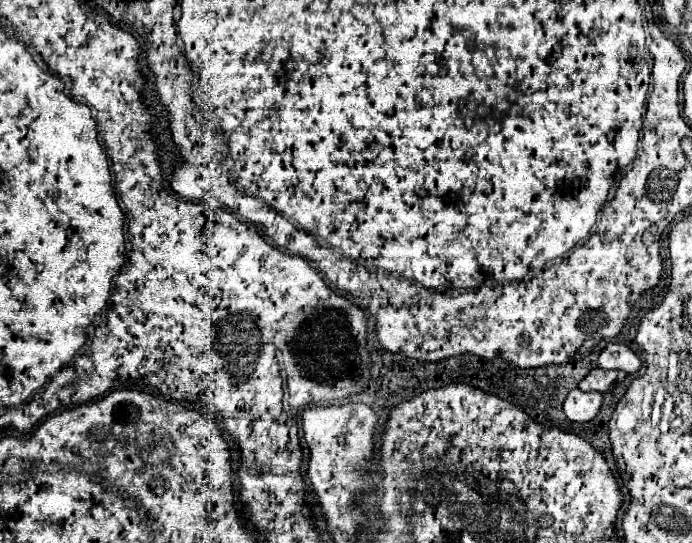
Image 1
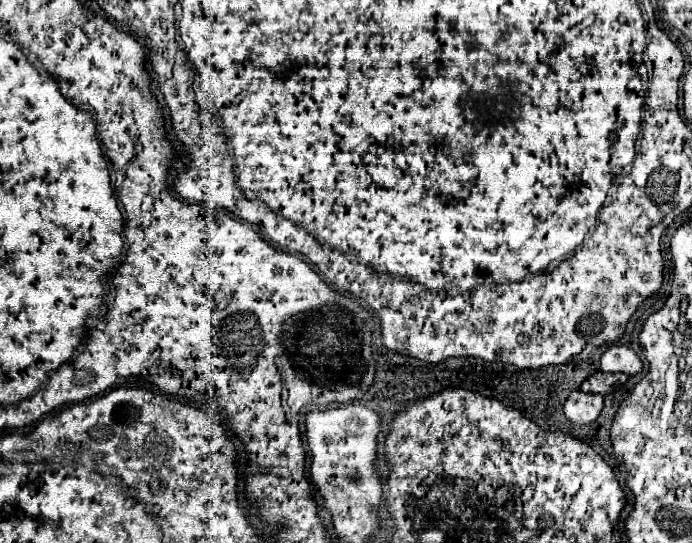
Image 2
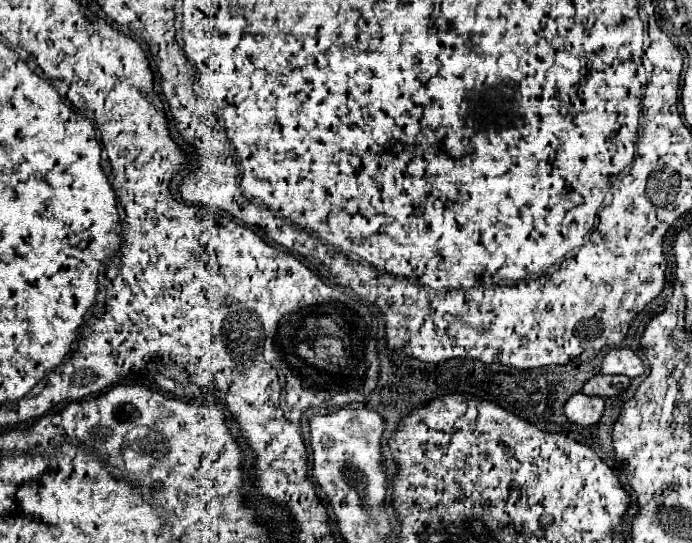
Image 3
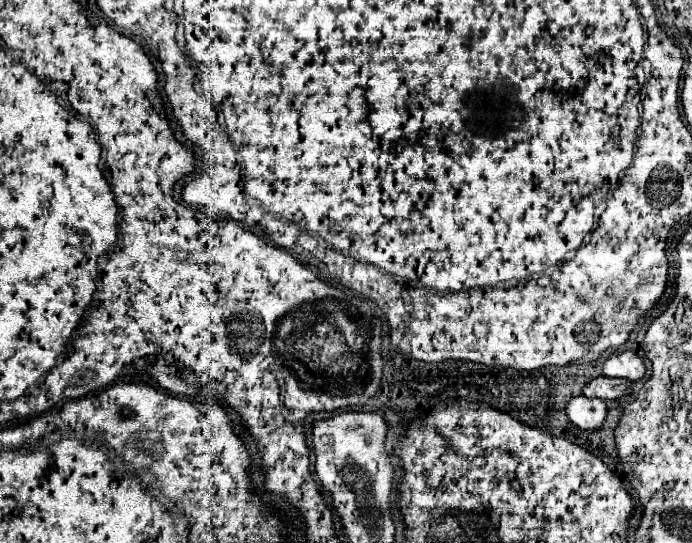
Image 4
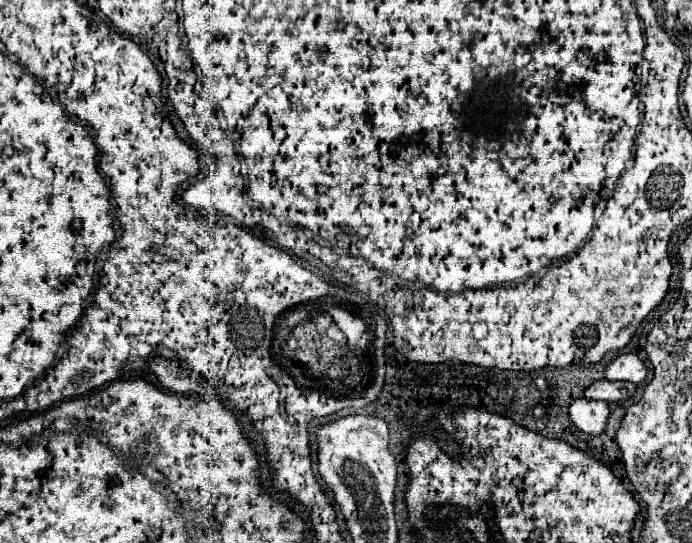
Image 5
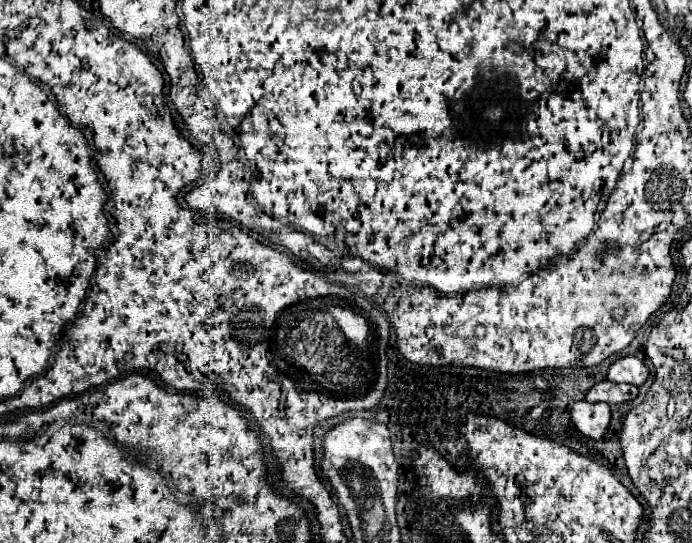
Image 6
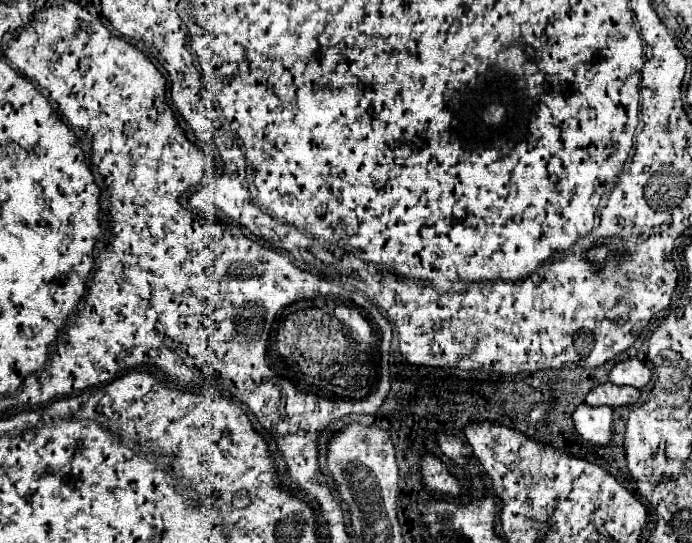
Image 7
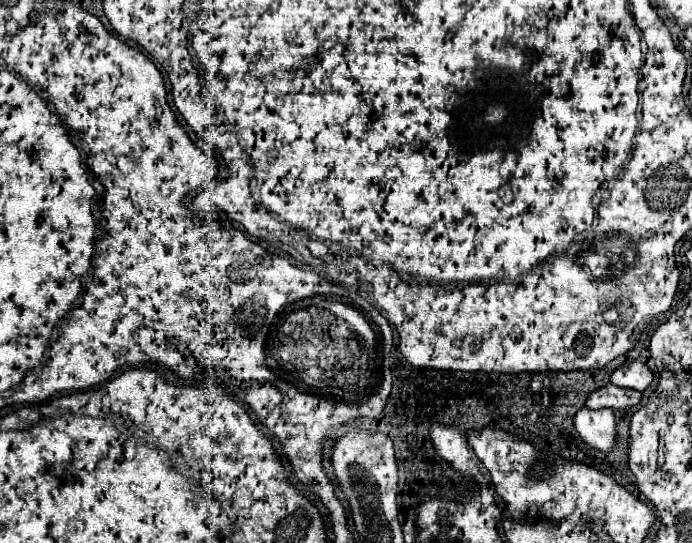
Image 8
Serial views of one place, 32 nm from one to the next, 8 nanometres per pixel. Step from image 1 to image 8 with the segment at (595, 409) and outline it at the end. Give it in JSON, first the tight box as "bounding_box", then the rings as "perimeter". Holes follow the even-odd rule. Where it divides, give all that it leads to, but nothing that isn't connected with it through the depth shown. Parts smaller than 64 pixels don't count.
{"bounding_box":[574,408,616,454],"perimeter":[[[582,408],[574,416],[574,426],[588,446],[606,454],[616,448],[616,420],[610,408],[602,408],[596,412]]]}

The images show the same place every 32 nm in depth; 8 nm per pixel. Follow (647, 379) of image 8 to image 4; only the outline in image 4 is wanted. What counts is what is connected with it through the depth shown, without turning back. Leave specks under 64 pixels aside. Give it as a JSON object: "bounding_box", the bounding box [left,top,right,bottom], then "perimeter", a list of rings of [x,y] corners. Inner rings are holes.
{"bounding_box":[604,352,644,382],"perimeter":[[[616,352],[604,364],[604,376],[608,378],[626,378],[636,382],[644,378],[644,374],[644,362],[634,352]]]}

